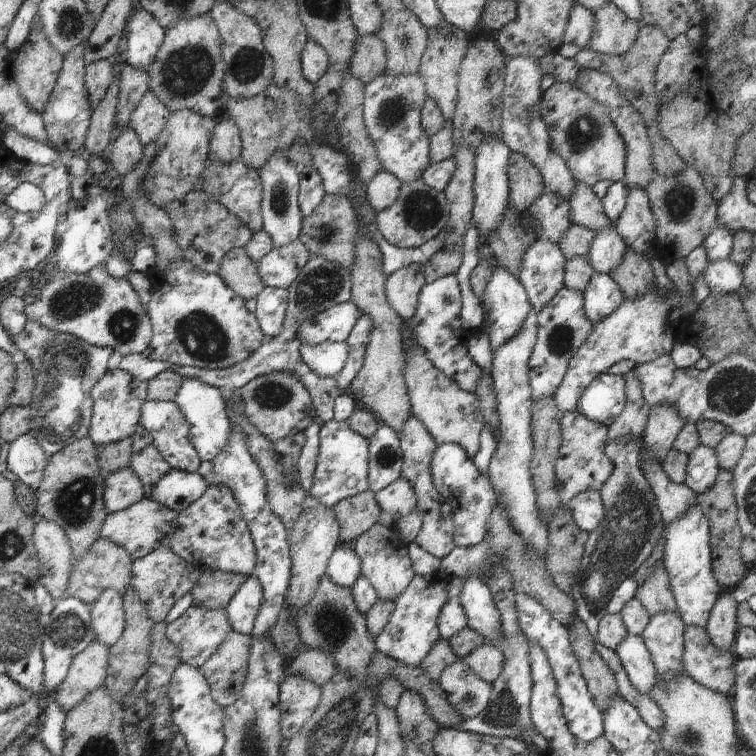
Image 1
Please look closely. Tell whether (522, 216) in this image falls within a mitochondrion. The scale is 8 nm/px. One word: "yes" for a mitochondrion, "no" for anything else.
no

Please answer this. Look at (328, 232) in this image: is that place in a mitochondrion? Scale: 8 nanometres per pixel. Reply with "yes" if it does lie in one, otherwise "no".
yes

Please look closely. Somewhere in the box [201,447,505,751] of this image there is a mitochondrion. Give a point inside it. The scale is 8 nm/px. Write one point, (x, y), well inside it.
(333, 626)

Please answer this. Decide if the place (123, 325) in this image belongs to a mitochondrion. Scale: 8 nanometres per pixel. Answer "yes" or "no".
yes

